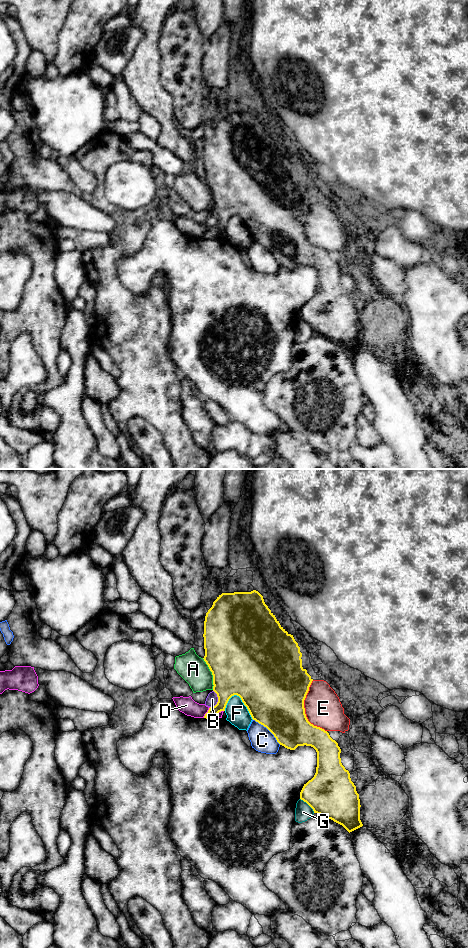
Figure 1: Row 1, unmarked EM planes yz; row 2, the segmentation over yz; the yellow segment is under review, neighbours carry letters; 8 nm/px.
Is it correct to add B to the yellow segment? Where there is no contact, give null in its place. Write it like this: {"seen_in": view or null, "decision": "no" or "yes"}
{"seen_in": "yz", "decision": "no"}

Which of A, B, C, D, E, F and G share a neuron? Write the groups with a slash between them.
A / B / C / D / E / F / G

